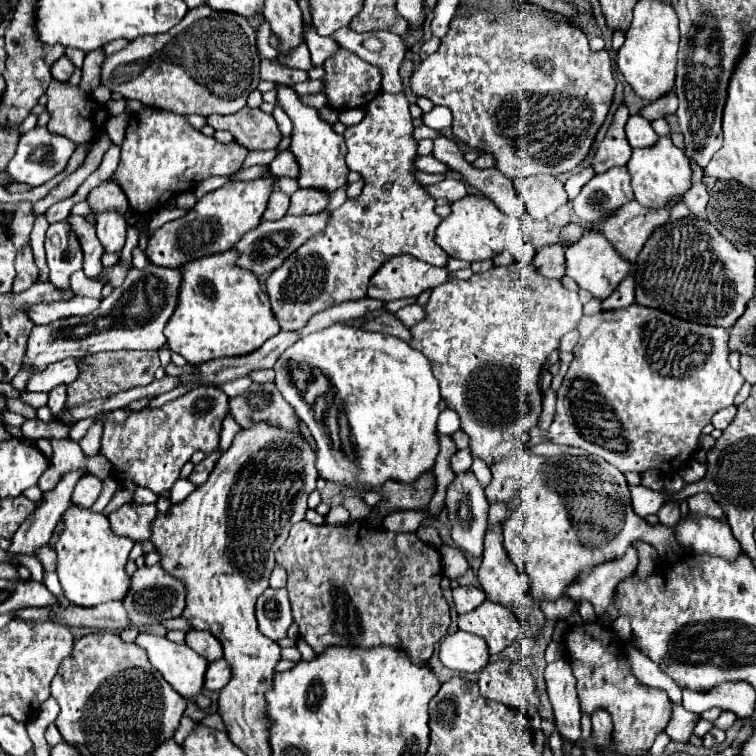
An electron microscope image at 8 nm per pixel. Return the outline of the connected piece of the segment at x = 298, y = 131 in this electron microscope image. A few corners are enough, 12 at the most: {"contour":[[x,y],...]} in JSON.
{"contour":[[279,87],[301,189],[347,183],[347,147],[319,111]]}

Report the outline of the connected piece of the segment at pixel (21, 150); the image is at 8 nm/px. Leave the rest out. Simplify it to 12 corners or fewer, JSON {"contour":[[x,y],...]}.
{"contour":[[45,127],[21,135],[7,173],[39,187],[65,171],[73,141]]}

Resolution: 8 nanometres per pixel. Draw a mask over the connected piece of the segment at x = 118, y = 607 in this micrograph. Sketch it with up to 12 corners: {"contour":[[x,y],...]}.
{"contour":[[121,601],[91,609],[59,607],[59,621],[69,627],[101,631],[129,629]]}

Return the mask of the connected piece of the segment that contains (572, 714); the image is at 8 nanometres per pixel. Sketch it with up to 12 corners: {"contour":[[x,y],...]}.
{"contour":[[565,659],[545,667],[561,739],[581,737],[575,677]]}

